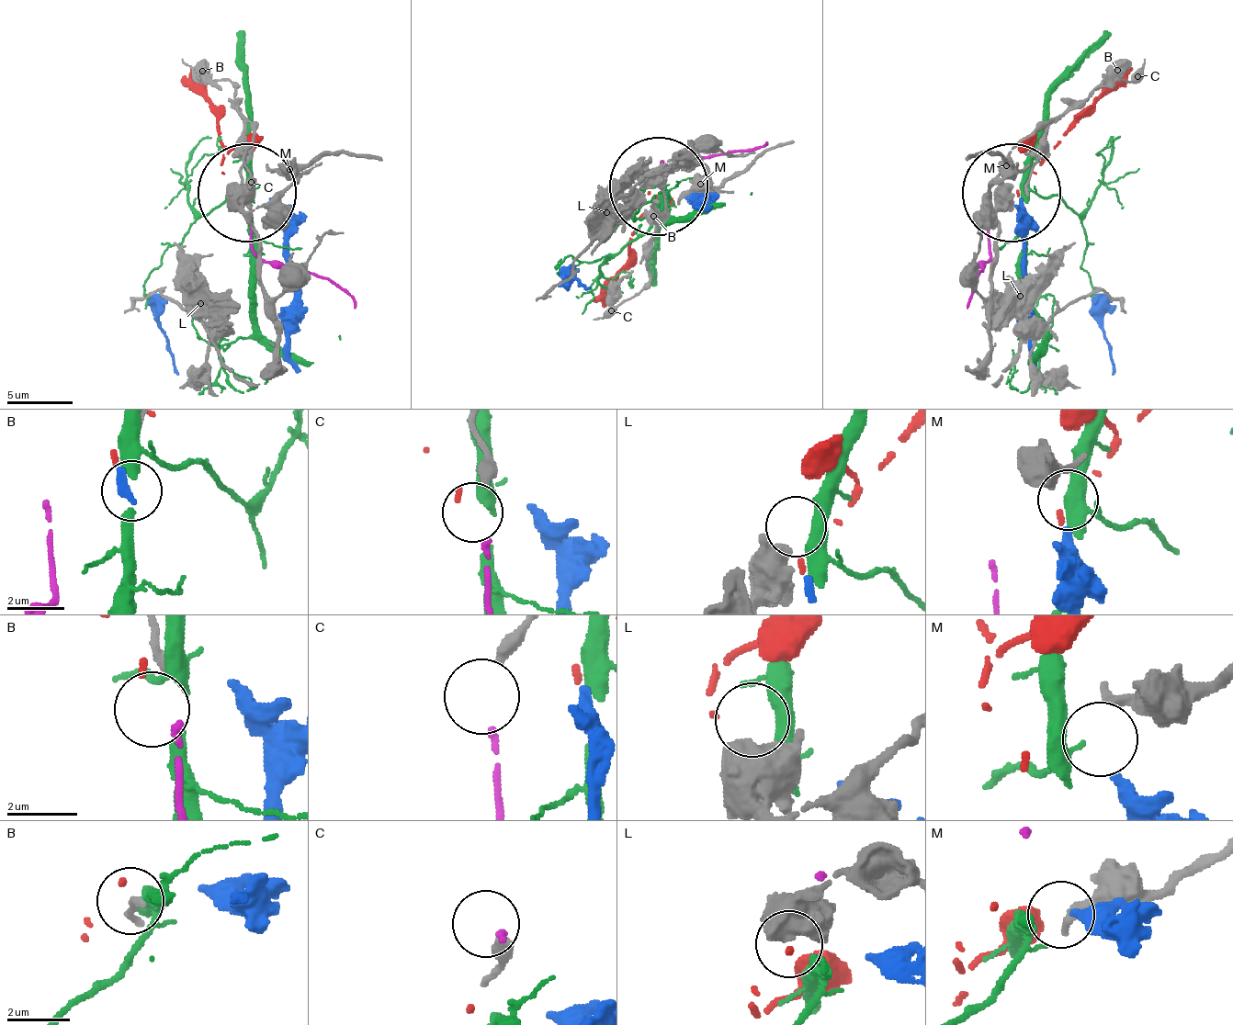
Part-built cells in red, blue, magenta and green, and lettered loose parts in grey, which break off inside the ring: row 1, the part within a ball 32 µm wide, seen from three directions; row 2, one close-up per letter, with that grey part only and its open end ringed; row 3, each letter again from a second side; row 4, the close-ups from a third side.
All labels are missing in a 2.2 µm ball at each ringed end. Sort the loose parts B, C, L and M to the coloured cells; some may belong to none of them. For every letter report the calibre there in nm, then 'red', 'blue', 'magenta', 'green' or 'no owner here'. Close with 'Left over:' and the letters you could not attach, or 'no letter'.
B: 260 nm | no owner here
C: 400 nm | magenta
L: 1050 nm | no owner here
M: 400 nm | blue
Left over: B, L

